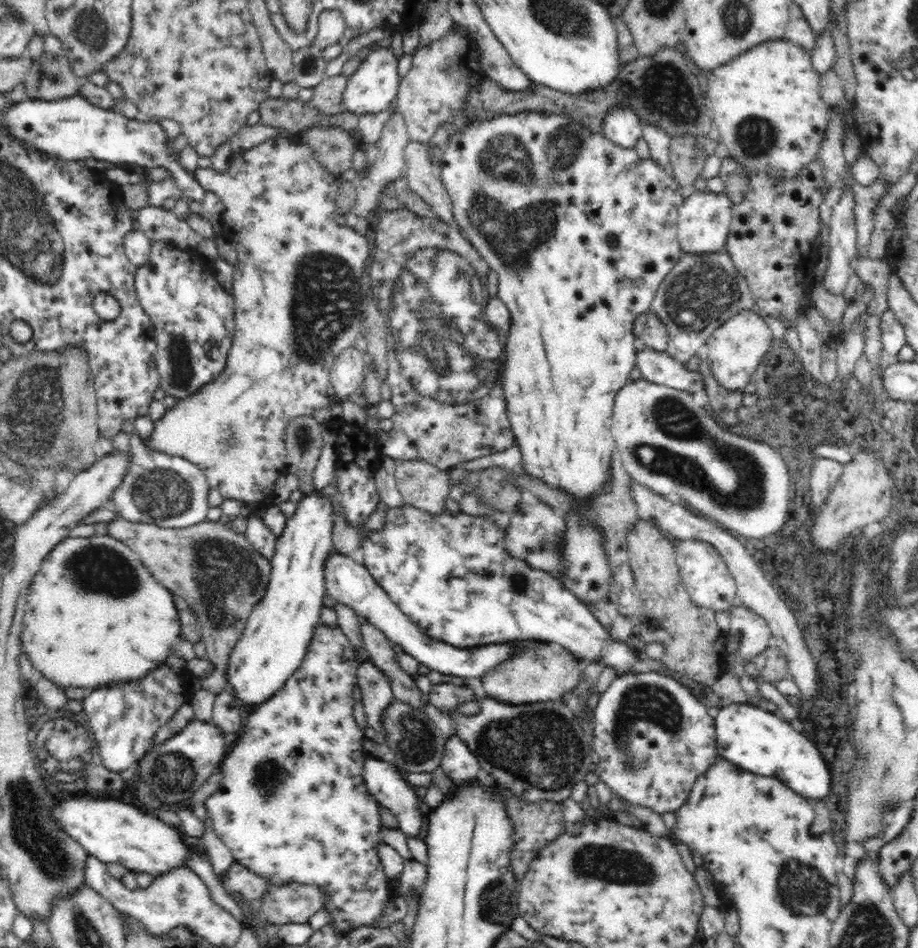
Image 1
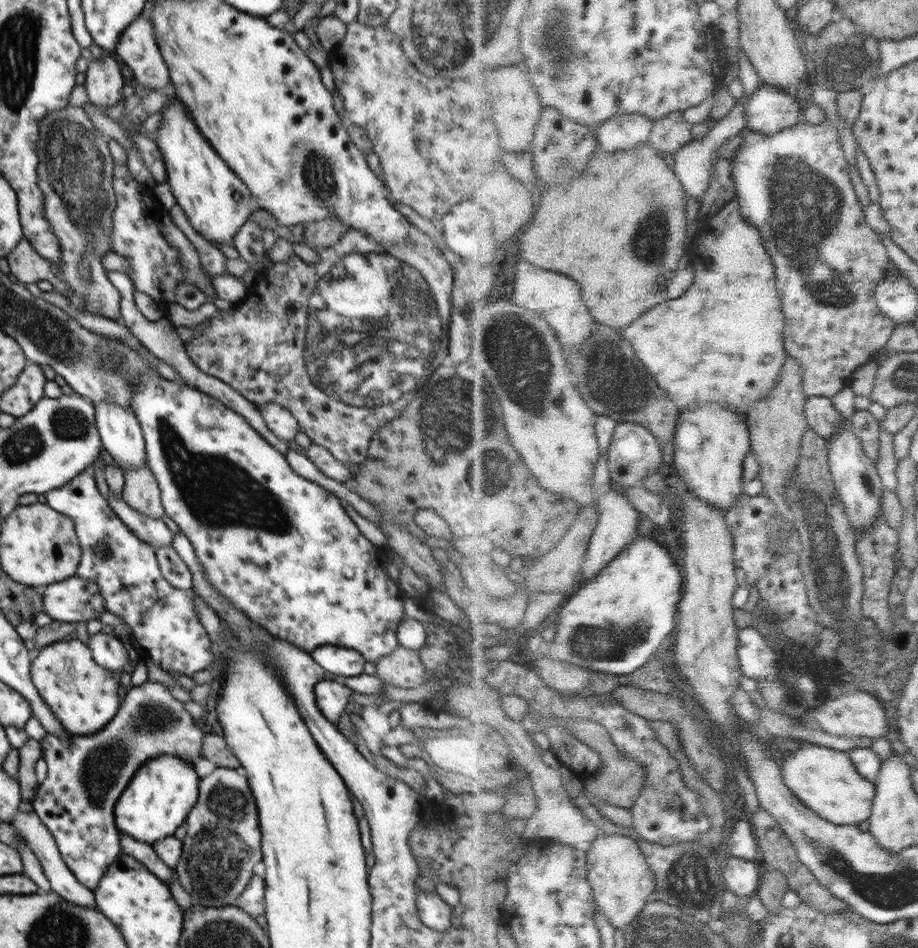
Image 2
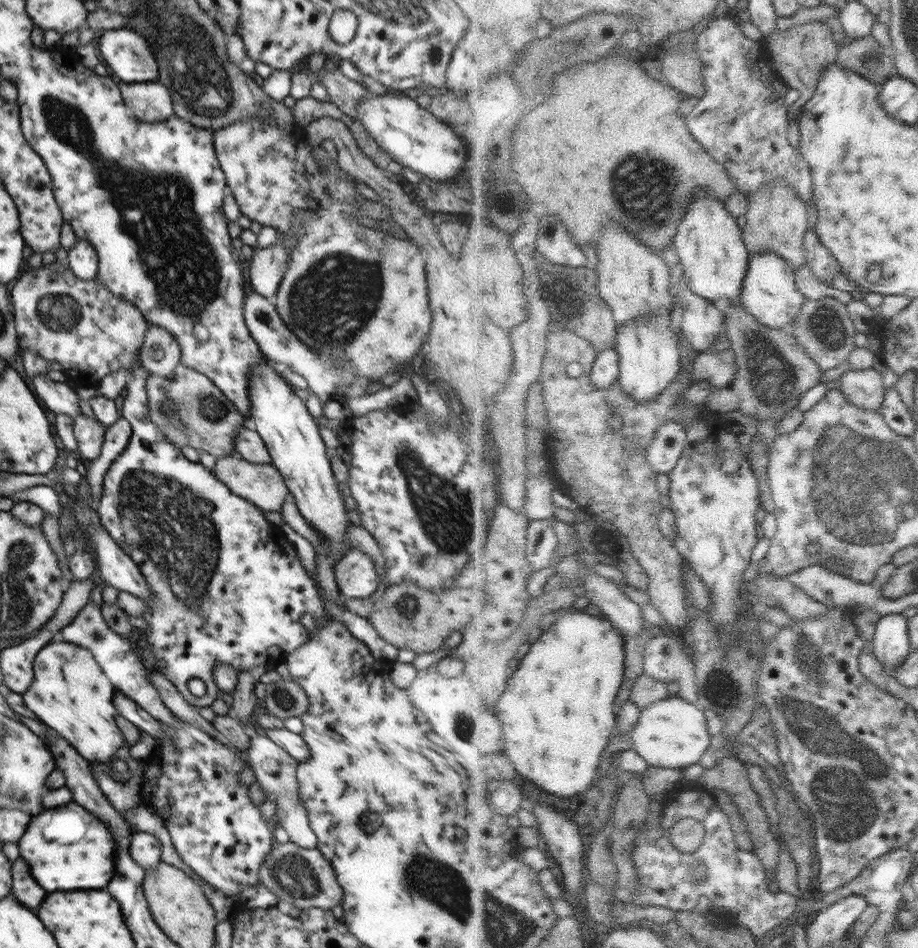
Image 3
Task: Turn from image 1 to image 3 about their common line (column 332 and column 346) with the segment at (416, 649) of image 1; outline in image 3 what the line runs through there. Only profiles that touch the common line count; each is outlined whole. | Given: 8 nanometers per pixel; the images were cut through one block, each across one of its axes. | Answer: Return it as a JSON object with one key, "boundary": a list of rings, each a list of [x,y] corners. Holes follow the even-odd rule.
{"boundary":[[[348,550],[335,562],[333,571],[345,598],[368,598],[379,583],[372,559],[361,550]]]}

